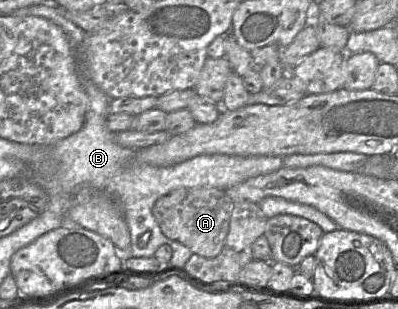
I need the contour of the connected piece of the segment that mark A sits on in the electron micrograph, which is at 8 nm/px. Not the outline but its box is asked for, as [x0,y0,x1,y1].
[152,187,233,259]

